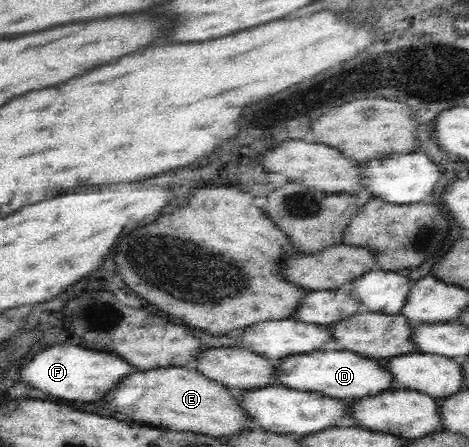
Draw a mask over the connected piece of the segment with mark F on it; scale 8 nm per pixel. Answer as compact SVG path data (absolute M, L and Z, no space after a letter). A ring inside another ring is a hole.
M51 343L37 351L33 358L21 365L19 379L33 389L39 389L43 393L71 399L71 401L94 402L107 391L119 378L135 371L126 361L119 360L115 356L93 353L75 345L61 345Z

